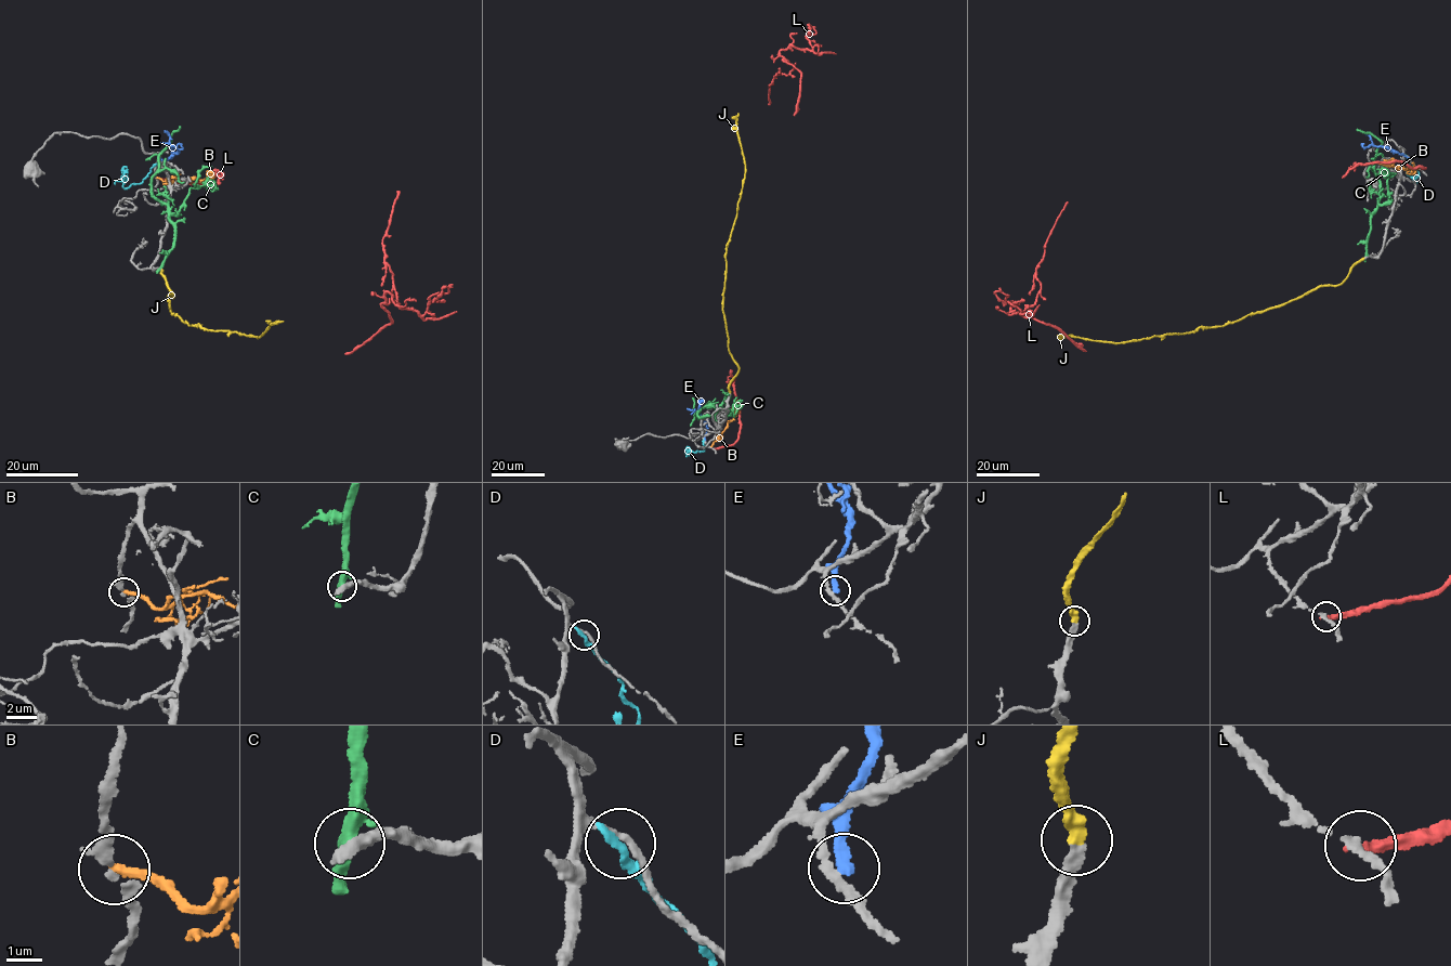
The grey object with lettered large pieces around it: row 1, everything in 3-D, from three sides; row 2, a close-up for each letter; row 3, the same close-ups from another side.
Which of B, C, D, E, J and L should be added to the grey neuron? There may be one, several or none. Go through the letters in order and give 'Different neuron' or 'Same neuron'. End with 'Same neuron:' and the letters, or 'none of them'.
B: Different neuron
C: Different neuron
D: Different neuron
E: Different neuron
J: Same neuron
L: Different neuron
Same neuron: J

